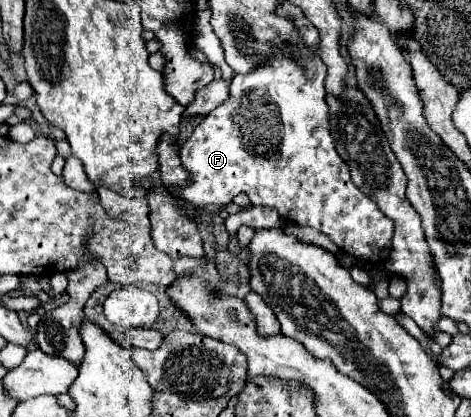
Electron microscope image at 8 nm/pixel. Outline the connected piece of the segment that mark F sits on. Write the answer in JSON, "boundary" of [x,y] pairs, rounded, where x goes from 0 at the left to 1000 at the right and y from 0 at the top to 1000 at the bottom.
{"boundary":[[[599,108],[590,122],[582,122],[582,132],[565,146],[565,156],[539,165],[531,180],[501,180],[488,199],[488,233],[471,247],[471,257],[459,257],[450,271],[442,271],[425,300],[412,309],[412,319],[403,324],[403,333],[395,338],[395,348],[382,357],[382,372],[386,372],[386,396],[403,424],[403,434],[386,448],[352,448],[361,463],[369,463],[374,472],[382,472],[386,482],[403,482],[412,496],[433,496],[433,492],[476,492],[476,487],[488,487],[505,463],[522,463],[535,482],[535,492],[565,492],[565,496],[582,496],[594,520],[603,530],[620,530],[637,544],[662,544],[688,564],[701,568],[705,583],[713,583],[730,607],[743,607],[760,621],[781,621],[781,626],[798,626],[798,631],[811,631],[828,616],[828,602],[832,602],[832,568],[837,568],[837,530],[824,525],[807,501],[803,492],[777,472],[743,429],[743,405],[739,396],[730,391],[730,381],[718,372],[713,362],[713,348],[709,348],[709,329],[701,319],[701,261],[696,261],[696,247],[692,247],[692,213],[688,213],[688,189],[692,189],[692,161],[679,156],[684,146],[675,146],[675,137],[650,118],[628,118],[628,113],[611,113],[611,108]]]}

